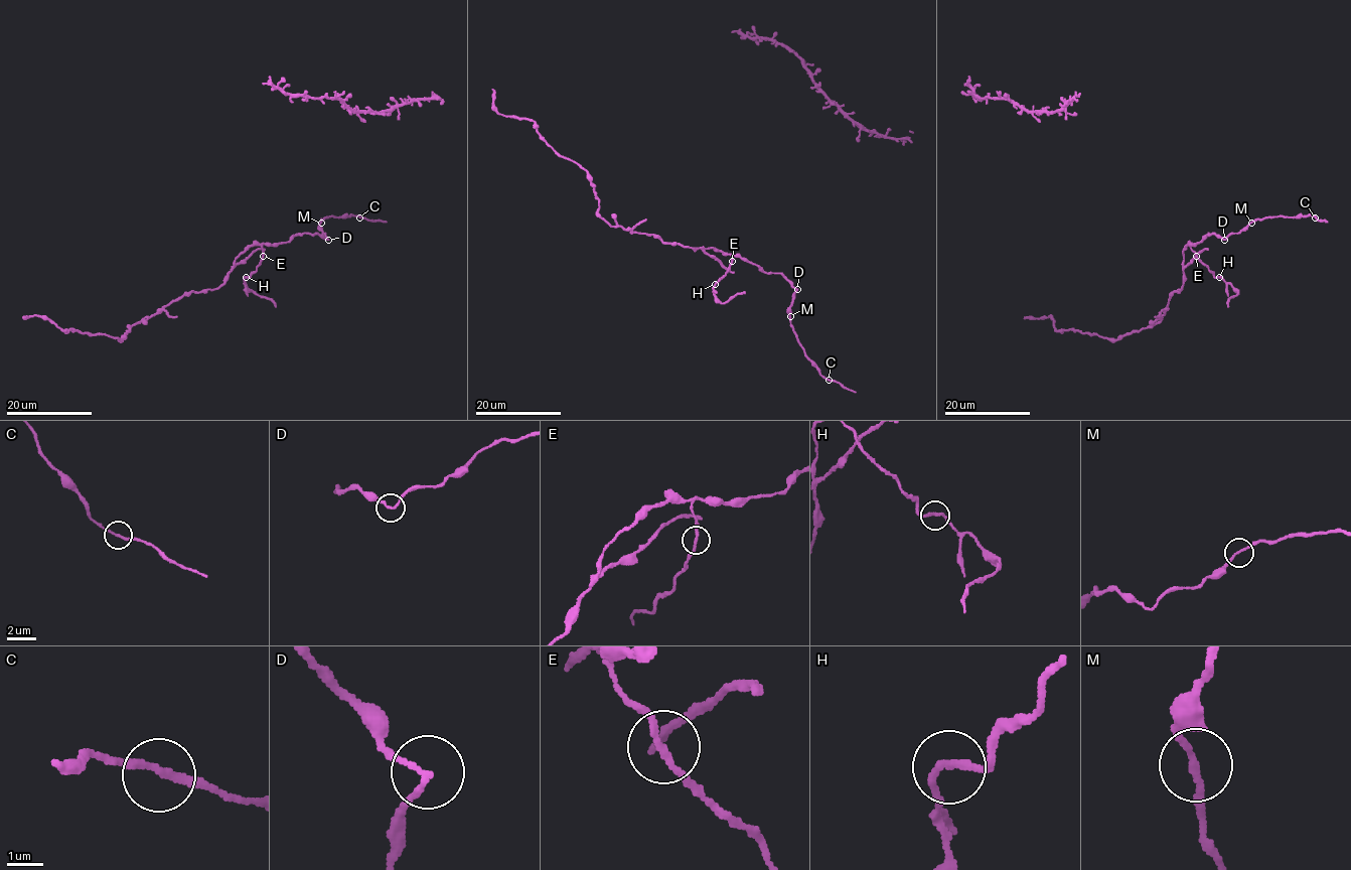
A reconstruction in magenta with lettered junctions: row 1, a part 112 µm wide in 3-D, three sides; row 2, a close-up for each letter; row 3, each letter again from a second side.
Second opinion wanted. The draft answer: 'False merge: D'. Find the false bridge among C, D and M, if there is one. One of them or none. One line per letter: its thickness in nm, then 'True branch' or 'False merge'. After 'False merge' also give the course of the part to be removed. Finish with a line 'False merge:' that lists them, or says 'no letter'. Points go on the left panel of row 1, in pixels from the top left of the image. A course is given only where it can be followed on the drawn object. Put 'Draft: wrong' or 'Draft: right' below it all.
C: Thickness 180 nm. True branch
D: Thickness 140 nm. False merge. Course of the part to remove: (328, 240), (297, 234), (248, 246), (217, 288), (186, 292), (121, 339), (23, 318)
M: Thickness 160 nm. True branch
False merge: D
Draft: right

